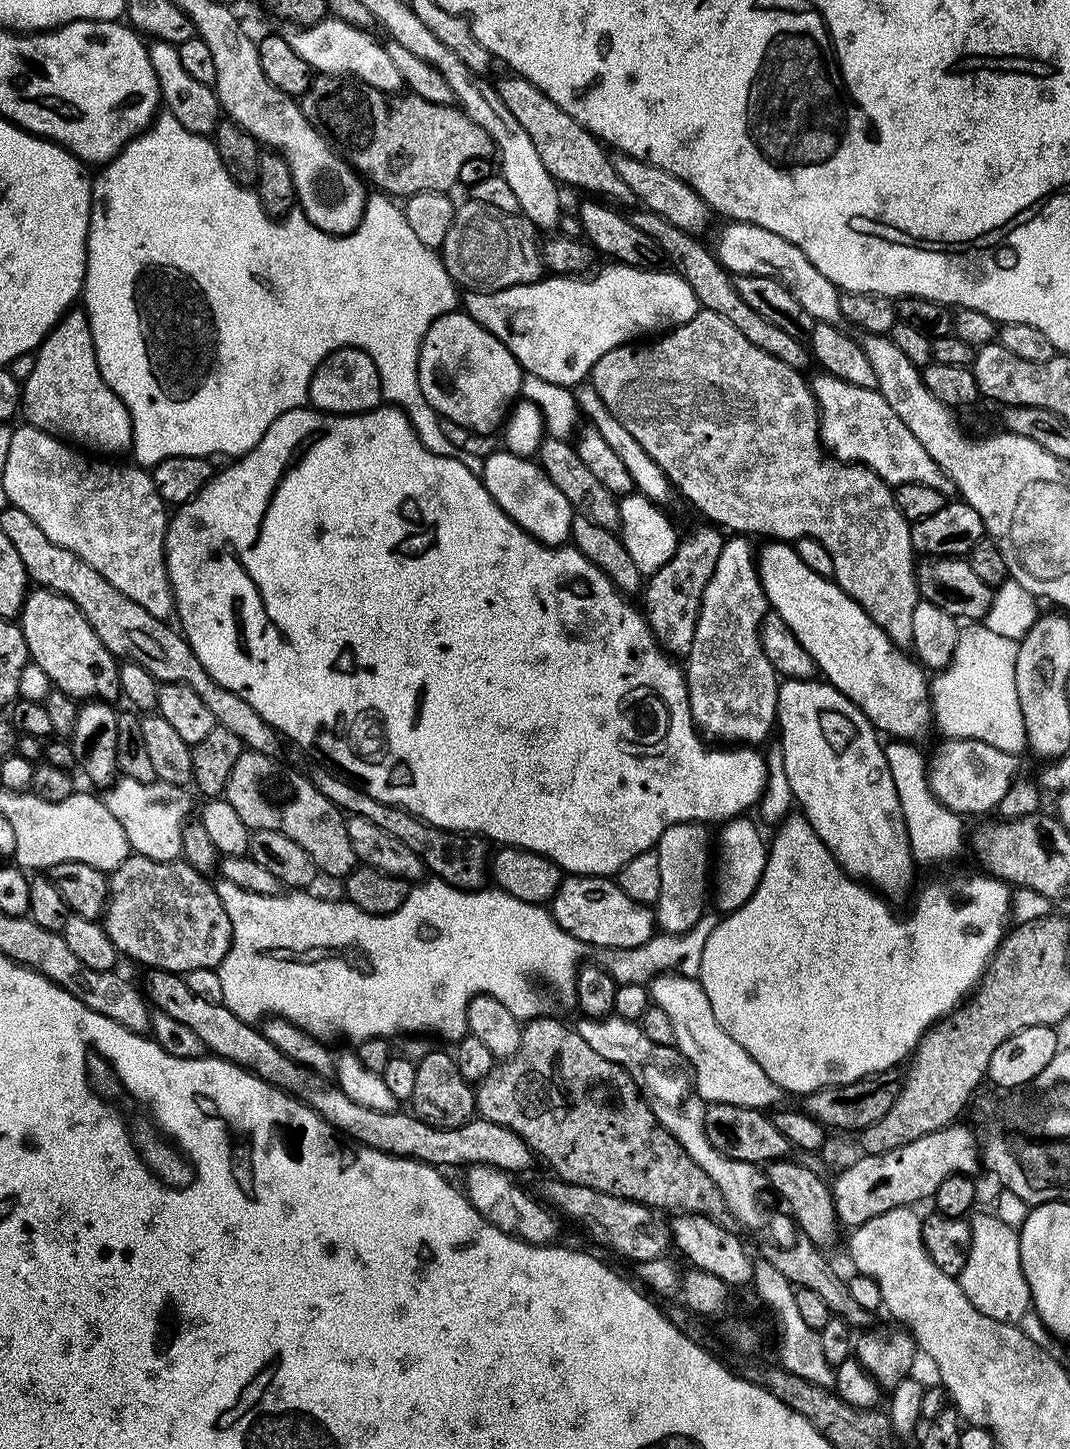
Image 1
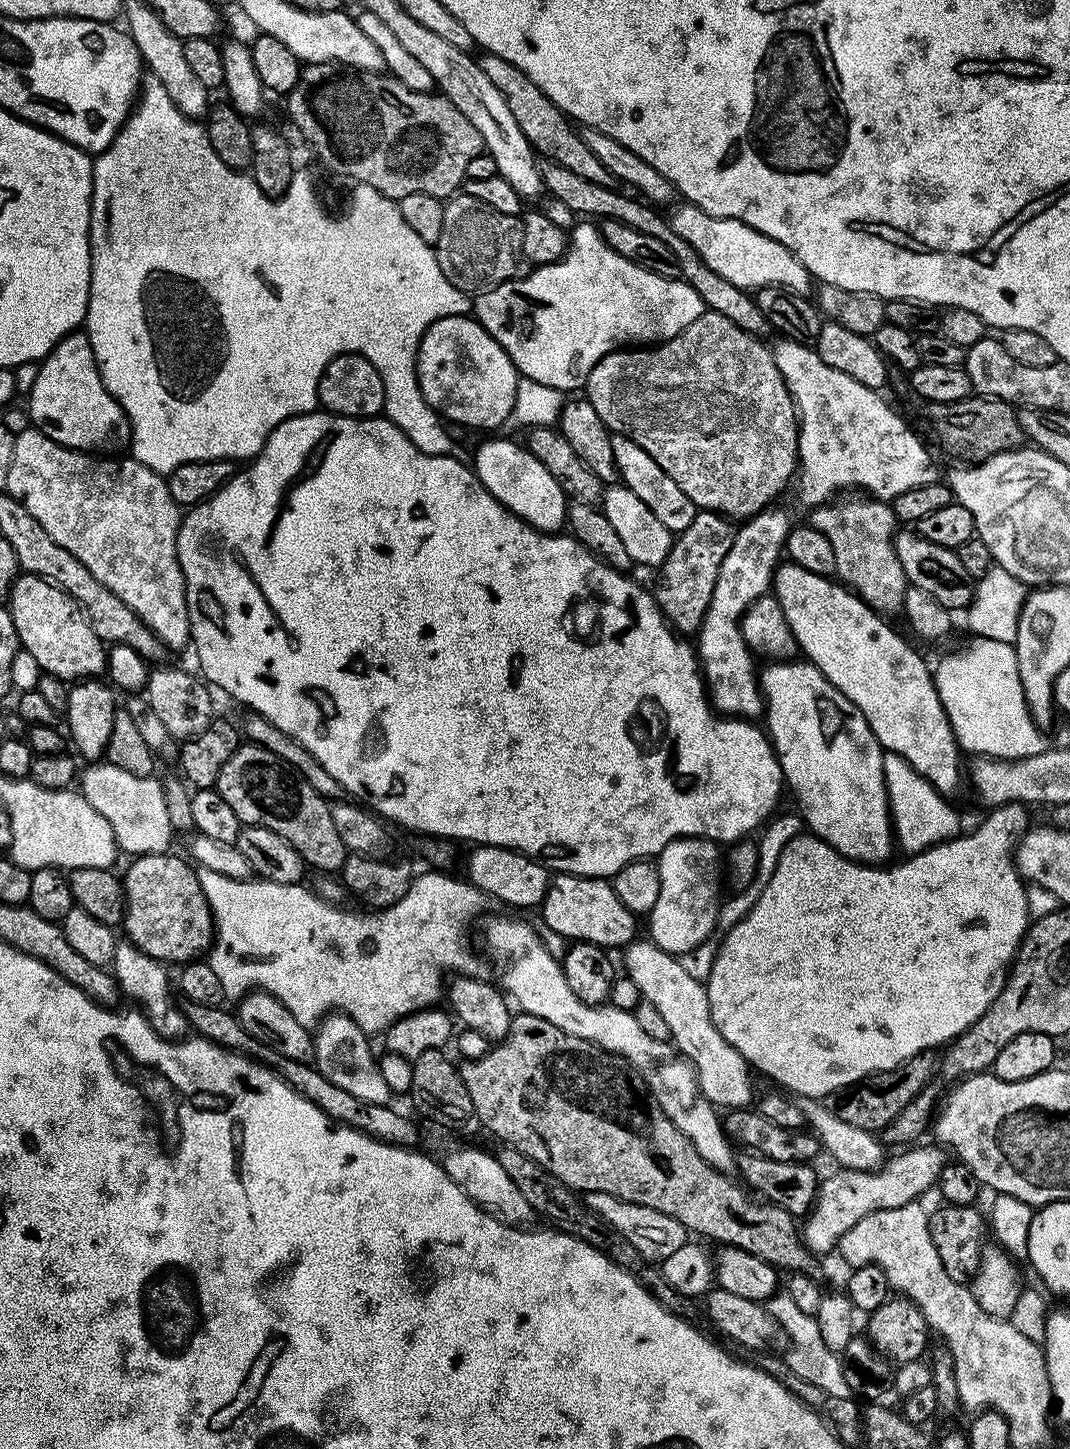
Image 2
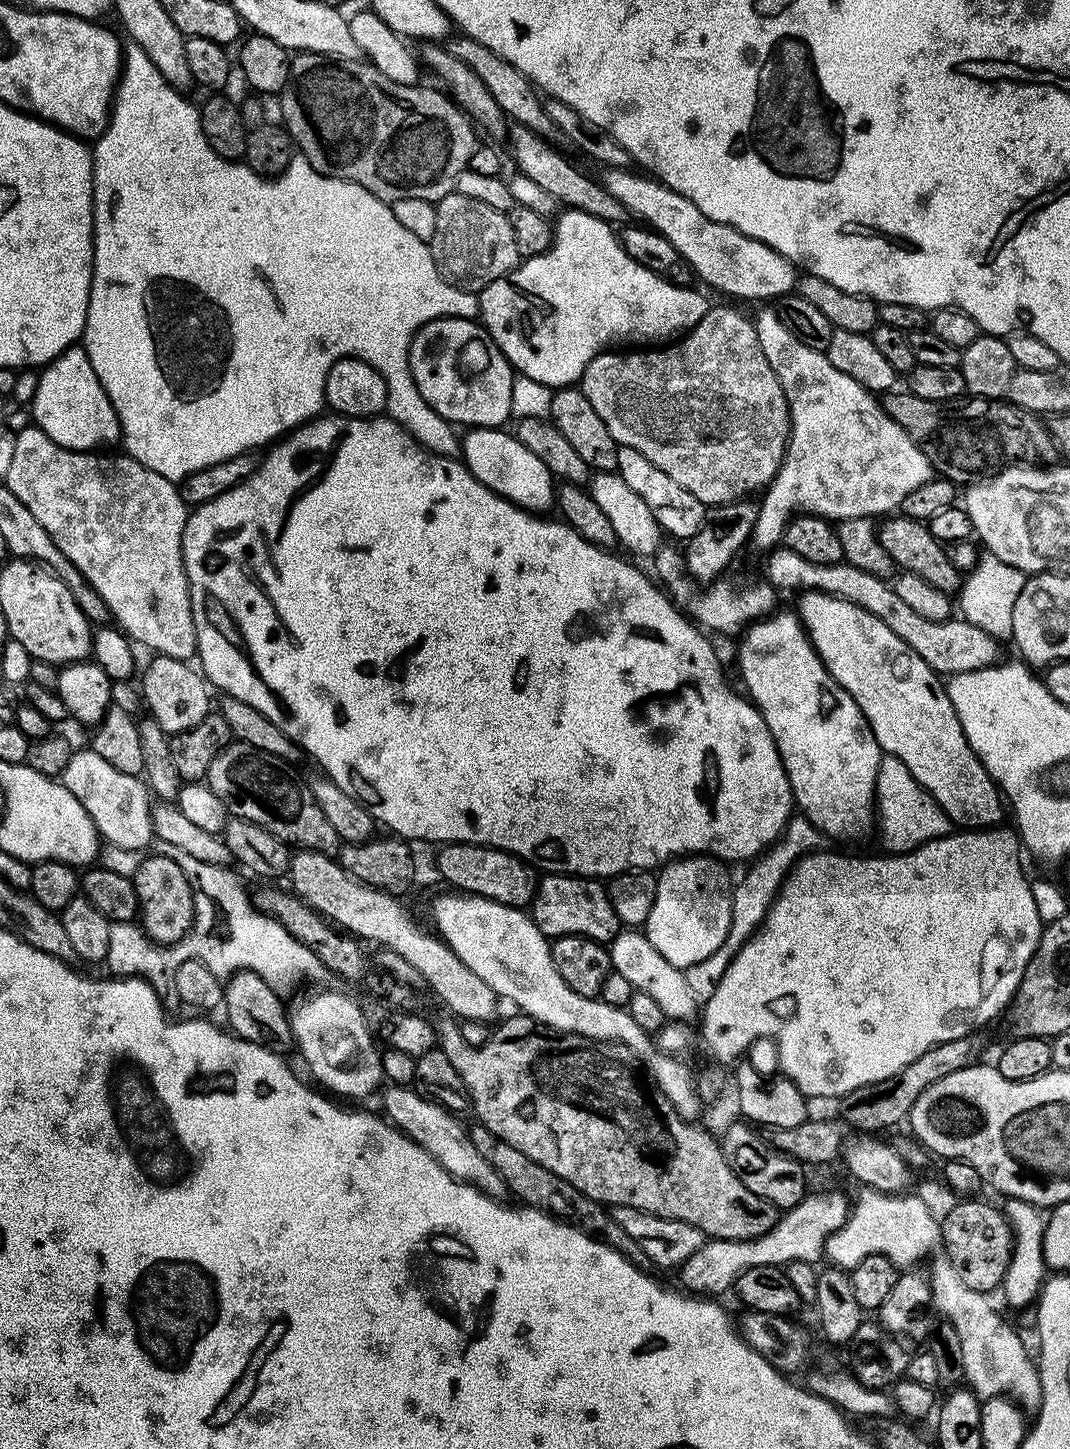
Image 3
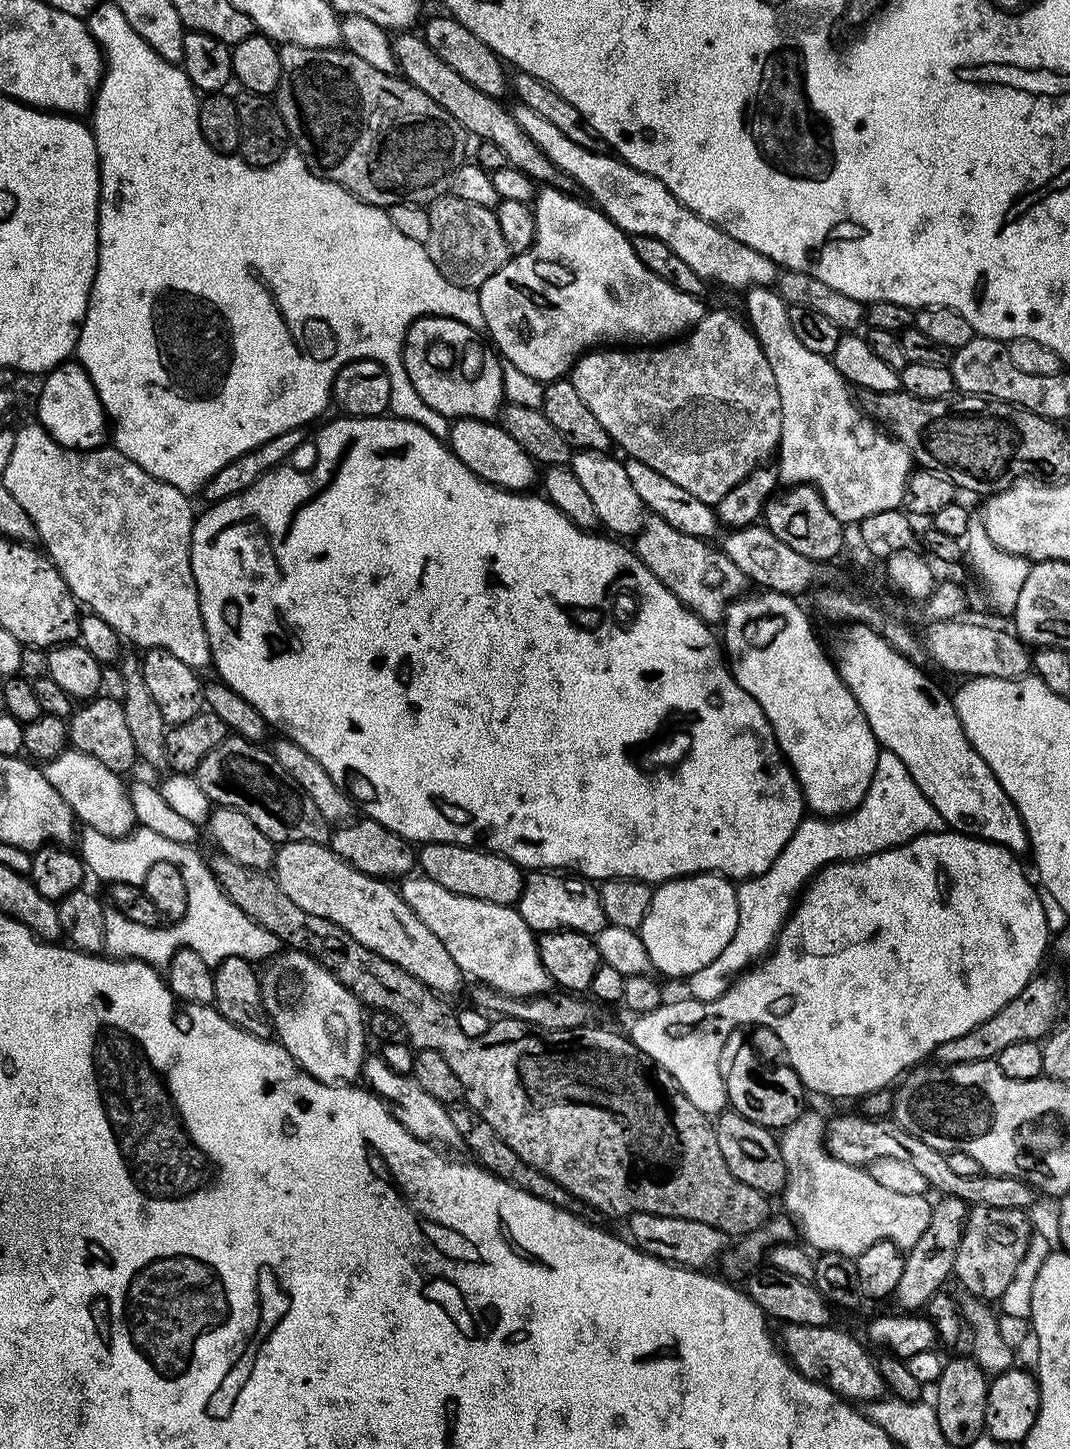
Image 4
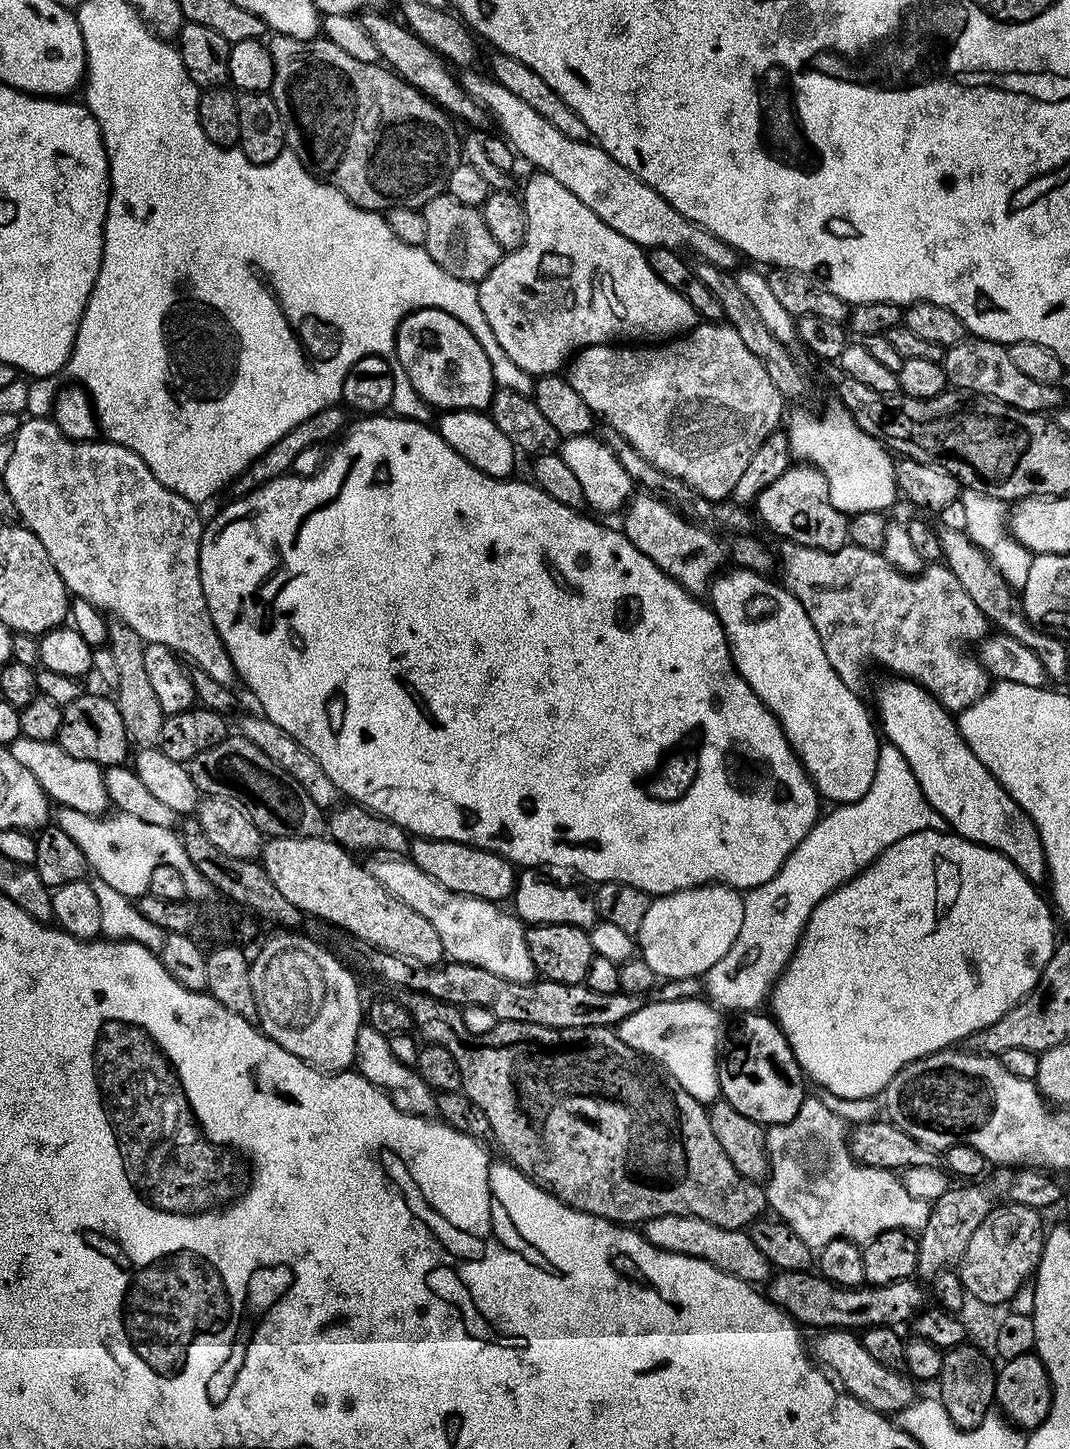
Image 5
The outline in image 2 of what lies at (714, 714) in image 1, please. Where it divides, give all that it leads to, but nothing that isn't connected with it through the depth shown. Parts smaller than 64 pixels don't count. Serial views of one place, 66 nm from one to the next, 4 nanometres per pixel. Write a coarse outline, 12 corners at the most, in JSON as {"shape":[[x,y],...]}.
{"shape":[[788,516],[737,527],[694,644],[709,701],[766,708],[744,611],[769,595]]}

